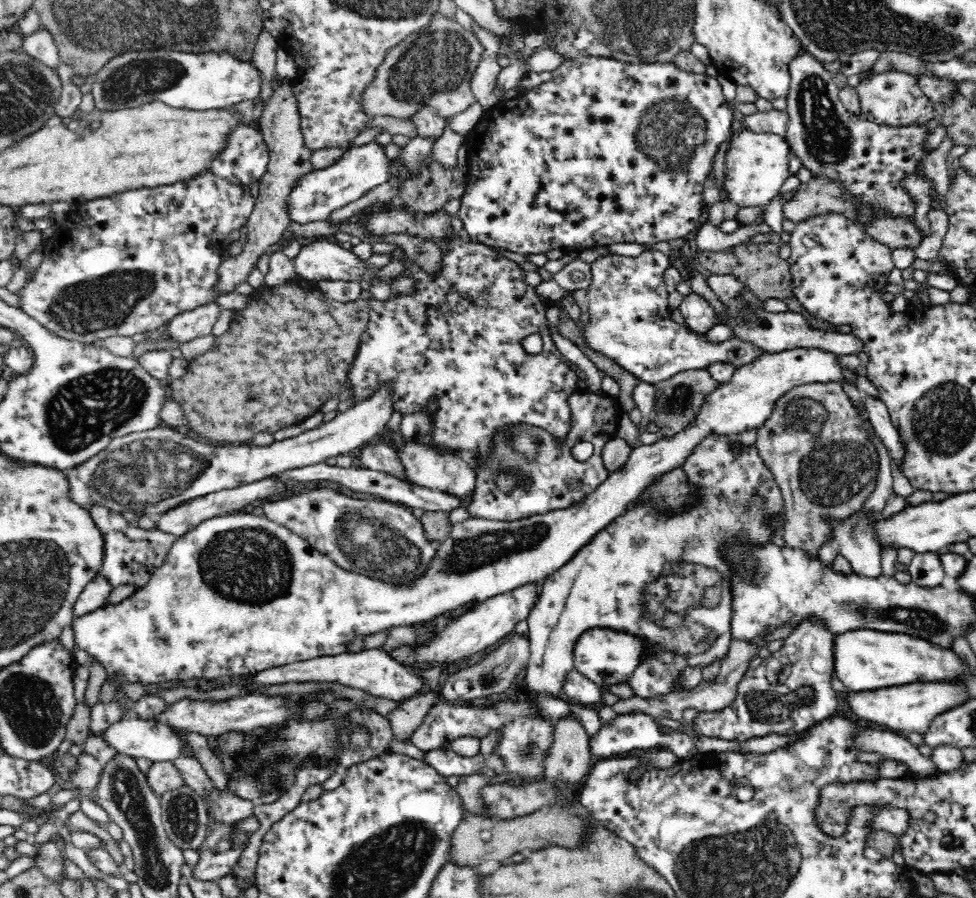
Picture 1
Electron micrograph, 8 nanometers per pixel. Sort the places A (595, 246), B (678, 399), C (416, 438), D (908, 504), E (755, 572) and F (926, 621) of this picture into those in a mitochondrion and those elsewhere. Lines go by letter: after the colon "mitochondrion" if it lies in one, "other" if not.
A: other
B: mitochondrion
C: other
D: other
E: mitochondrion
F: mitochondrion

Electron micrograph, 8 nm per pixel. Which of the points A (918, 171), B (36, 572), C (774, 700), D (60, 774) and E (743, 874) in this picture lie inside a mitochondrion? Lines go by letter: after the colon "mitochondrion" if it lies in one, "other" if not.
A: other
B: mitochondrion
C: mitochondrion
D: other
E: mitochondrion

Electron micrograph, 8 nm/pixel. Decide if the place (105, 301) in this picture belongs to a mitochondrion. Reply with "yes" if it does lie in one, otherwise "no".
yes

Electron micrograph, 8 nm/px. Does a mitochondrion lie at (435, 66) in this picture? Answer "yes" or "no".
yes

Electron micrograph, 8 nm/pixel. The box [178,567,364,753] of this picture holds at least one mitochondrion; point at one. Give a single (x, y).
(341, 723)

